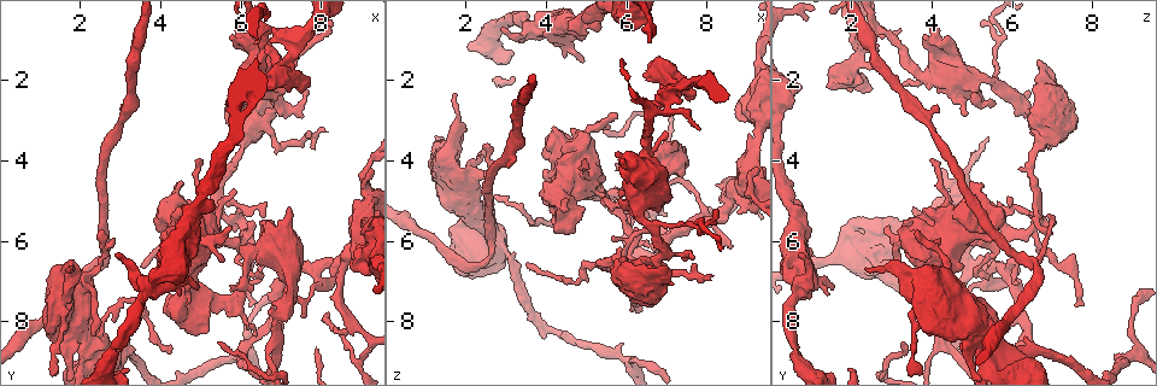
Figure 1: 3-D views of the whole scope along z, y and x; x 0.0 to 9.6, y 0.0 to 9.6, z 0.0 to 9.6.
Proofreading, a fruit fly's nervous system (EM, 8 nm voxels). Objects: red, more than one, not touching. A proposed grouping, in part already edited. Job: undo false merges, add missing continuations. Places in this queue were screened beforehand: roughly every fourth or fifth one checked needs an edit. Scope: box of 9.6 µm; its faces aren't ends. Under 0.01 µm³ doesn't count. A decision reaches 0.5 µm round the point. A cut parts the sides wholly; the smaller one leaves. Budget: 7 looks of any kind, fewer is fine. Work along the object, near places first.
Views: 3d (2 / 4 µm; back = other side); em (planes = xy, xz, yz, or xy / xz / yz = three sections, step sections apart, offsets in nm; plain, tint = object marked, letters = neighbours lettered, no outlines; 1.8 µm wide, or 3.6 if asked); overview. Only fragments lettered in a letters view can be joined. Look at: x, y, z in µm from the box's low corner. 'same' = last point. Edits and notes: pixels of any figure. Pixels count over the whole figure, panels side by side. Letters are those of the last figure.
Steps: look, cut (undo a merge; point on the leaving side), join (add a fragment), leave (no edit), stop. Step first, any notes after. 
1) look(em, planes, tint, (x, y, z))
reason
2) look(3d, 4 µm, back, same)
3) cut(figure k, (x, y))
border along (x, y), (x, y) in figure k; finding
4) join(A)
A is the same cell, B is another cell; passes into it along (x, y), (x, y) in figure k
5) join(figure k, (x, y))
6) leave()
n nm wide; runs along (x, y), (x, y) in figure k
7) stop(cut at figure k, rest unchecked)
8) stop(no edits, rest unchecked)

look(3d, 4 µm, (3.05, 2.70, 4.05))
free end

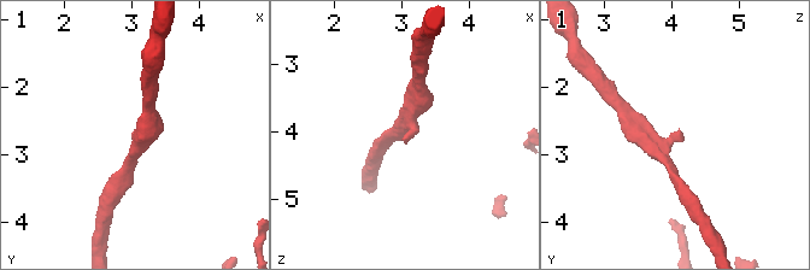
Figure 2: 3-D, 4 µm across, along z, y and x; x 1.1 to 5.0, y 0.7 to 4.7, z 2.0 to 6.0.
look(em, planes, letters, (3.00, 2.65, 4.10))
now the EM

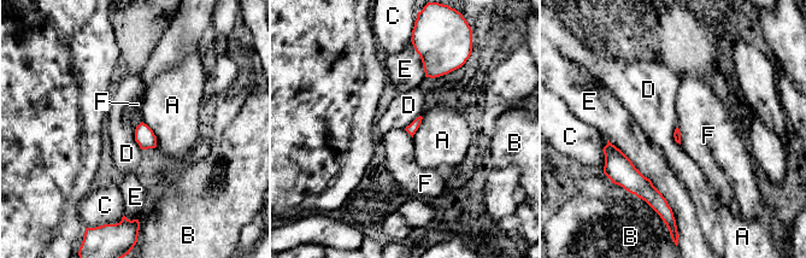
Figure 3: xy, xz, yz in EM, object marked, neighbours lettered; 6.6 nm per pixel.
leave()
A, B, C, D, E and F are other cells; border along (142, 121), (135, 129), (141, 150) in figure 3; no lettered fragment goes on from it

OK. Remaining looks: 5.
look(3d, 4 µm, (2.10, 7.05, 4.40))
sudden change in width

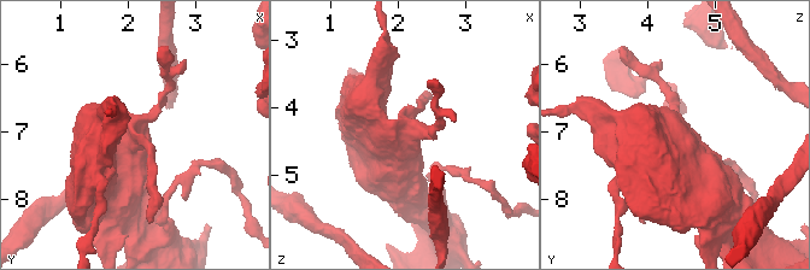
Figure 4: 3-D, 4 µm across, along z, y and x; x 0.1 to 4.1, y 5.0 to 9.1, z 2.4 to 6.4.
look(em, yz, step 4, letters, (2.05, 7.05, 4.40))
3 arms; shape alone is not enough

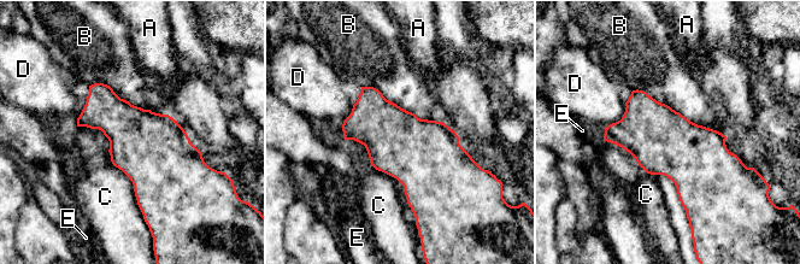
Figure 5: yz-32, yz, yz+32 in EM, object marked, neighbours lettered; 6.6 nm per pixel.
look(em, planes, letters, same)
another direction

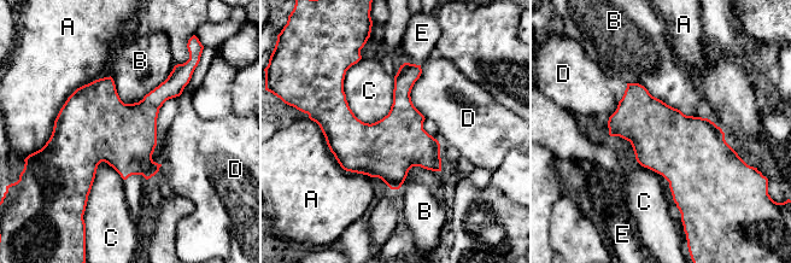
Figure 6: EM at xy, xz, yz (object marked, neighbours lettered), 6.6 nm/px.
leave()
400 nm wide; A, B, C, D and E are other cells; border along (361, 58), (344, 93), (370, 124) in figure 6; continuous, no second cell

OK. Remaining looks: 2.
look(em, planes, letters, (2.90, 6.35, 0.70))
an open end

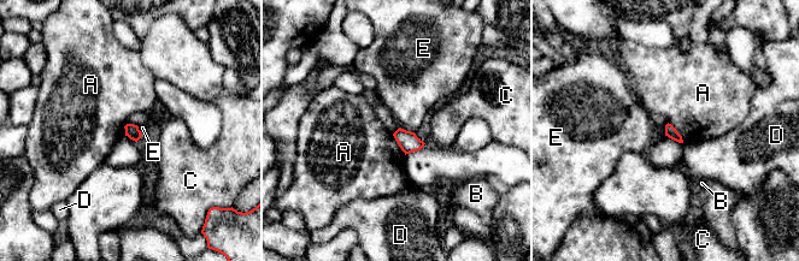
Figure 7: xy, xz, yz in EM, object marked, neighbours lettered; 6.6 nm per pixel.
leave()
A, B, C, D and E are other cells; border along (668, 122), (681, 136), (682, 143) in figure 7; none of them fits

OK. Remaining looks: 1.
stop(no edits, rest unchecked)

